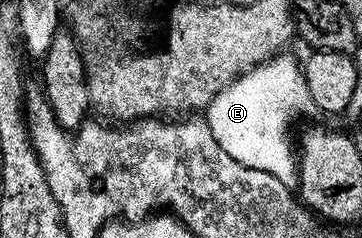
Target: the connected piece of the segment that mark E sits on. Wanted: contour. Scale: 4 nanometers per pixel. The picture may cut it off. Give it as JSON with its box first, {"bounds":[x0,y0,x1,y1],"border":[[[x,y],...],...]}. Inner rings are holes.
{"bounds":[204,53,316,186],"border":[[[281,53],[273,59],[269,59],[262,66],[256,66],[254,70],[242,74],[234,82],[220,91],[212,99],[210,106],[204,113],[205,122],[214,134],[214,139],[227,154],[247,168],[266,171],[273,177],[277,177],[282,183],[291,186],[297,178],[298,167],[296,155],[288,139],[288,127],[292,121],[302,115],[314,115],[316,103],[310,97],[309,87],[305,83],[303,70],[299,60],[297,61],[289,53]]]}

